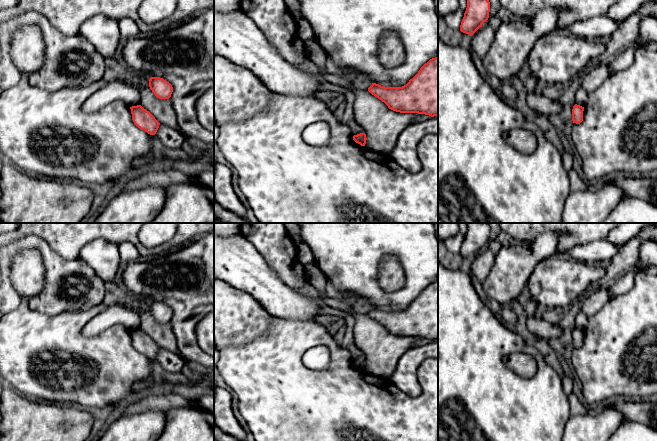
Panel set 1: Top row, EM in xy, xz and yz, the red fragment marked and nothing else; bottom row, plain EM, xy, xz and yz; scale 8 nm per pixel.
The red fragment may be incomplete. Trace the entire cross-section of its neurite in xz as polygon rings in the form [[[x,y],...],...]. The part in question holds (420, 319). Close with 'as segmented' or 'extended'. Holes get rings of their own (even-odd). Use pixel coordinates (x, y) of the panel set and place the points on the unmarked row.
[[[438,280],[425,287],[406,309],[402,311],[385,311],[372,307],[368,315],[393,335],[425,338],[431,341],[438,340]]] | as segmented

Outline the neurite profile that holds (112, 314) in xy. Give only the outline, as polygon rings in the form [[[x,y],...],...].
[[[106,304],[105,309],[84,326],[82,334],[87,337],[93,337],[115,324],[123,324],[132,331],[141,328],[141,319],[136,312],[130,309]]]

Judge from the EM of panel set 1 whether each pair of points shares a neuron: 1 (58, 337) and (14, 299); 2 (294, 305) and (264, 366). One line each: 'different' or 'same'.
1: different
2: different

